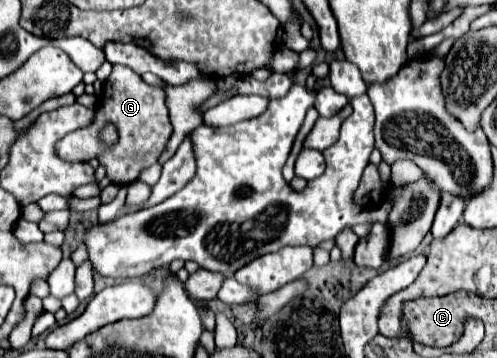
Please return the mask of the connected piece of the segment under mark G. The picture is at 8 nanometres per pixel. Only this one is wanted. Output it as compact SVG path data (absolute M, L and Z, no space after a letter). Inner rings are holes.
M113 65L113 73L103 83L101 95L103 95L103 101L99 97L97 113L95 113L91 125L65 135L57 143L57 153L61 157L65 157L67 161L99 159L99 163L105 167L107 179L111 183L129 185L139 179L141 171L145 171L159 159L167 139L171 137L173 127L171 127L171 119L169 119L169 109L165 105L165 91L147 85L133 69ZM107 121L115 123L117 131L119 131L119 143L115 147L105 147L97 139L99 129Z

